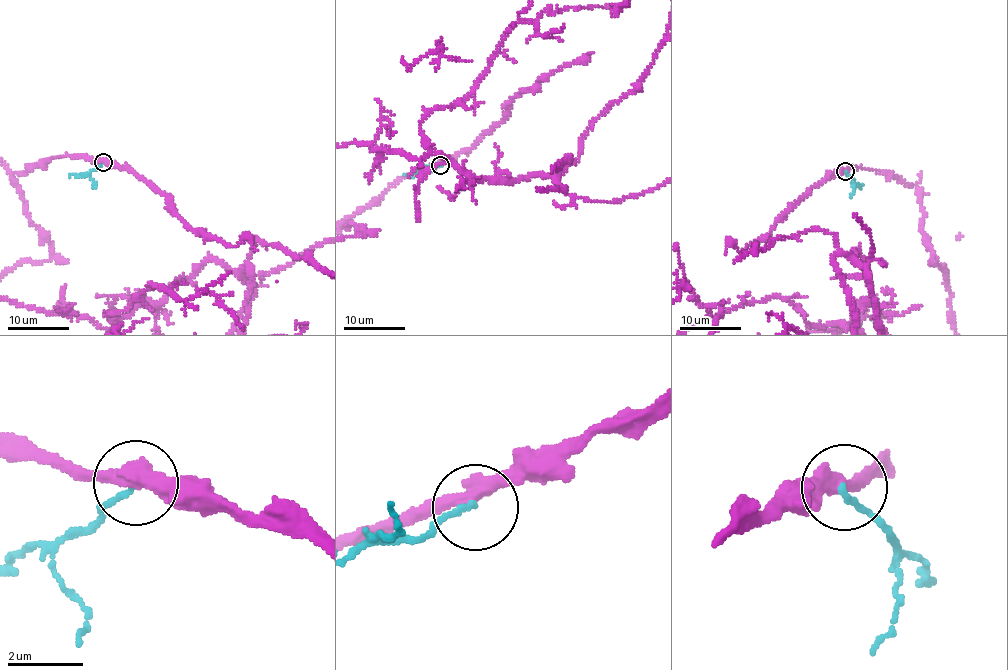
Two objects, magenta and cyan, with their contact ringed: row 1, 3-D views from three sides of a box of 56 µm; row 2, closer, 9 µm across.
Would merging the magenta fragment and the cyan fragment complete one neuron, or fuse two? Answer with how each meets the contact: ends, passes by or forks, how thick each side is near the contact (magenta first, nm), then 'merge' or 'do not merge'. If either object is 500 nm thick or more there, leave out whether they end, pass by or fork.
magenta passes by; cyan ends; calibres 400 and 140 nm; do not merge

